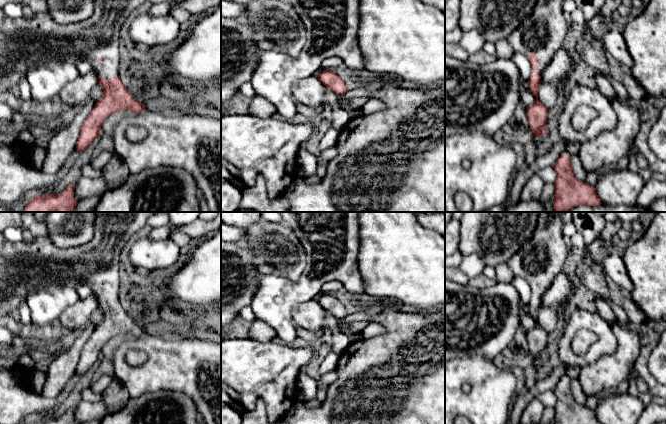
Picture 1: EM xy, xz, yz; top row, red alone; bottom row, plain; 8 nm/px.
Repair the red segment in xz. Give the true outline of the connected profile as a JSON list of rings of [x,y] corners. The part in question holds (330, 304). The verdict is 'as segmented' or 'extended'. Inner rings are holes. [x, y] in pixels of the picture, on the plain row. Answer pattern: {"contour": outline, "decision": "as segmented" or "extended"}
{"contour": [[[329,293],[323,294],[319,298],[318,303],[324,308],[325,311],[330,312],[338,320],[343,319],[348,315],[344,305]]], "decision": "as segmented"}

